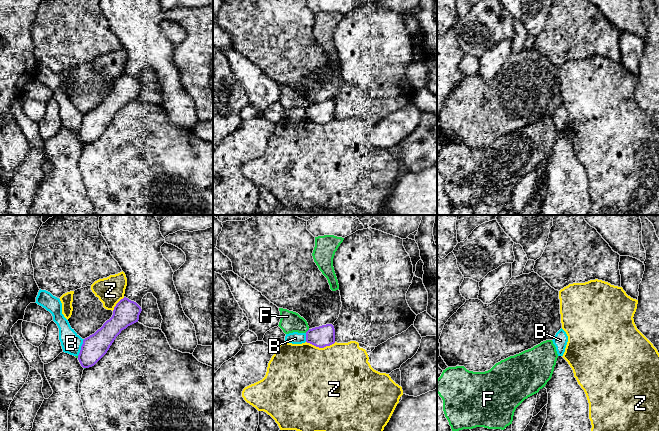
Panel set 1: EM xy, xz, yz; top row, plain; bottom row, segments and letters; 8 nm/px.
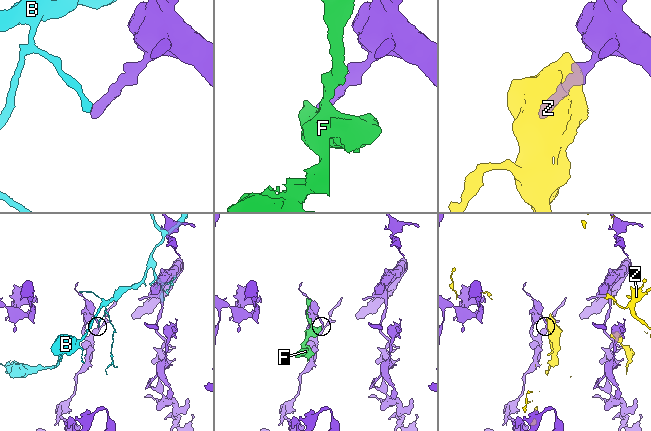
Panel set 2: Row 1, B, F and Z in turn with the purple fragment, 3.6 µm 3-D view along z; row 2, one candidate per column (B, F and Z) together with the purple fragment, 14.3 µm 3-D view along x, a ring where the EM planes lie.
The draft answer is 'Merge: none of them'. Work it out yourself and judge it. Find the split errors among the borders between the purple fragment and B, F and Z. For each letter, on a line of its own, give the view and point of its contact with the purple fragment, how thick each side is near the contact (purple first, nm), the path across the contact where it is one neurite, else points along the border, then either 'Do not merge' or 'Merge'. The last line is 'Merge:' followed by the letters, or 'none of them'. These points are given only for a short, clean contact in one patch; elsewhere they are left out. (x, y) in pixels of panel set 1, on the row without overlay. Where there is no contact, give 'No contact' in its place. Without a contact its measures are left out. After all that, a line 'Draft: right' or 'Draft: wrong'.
B: Touches purple at xy (81, 123). Thickness 200 nm (purple) against 170 nm. Do not merge
F: Touches purple at xz (308, 106). Thickness 170 nm (purple) against 170 nm. Boundary: xz (309, 105), (305, 108). Do not merge
Z: Touches purple at xz (321, 123). Thickness 170 nm (purple) against 500 nm. Do not merge
Merge: none of them
Draft: right

